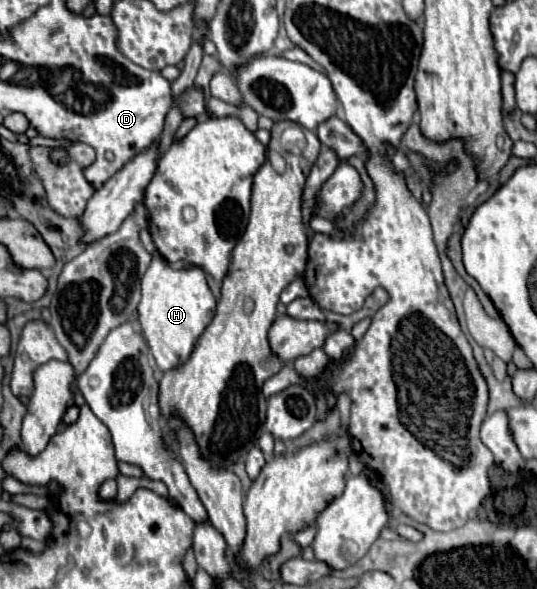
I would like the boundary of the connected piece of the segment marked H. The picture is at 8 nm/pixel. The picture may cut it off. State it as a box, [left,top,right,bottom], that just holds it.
[138,255,216,373]

